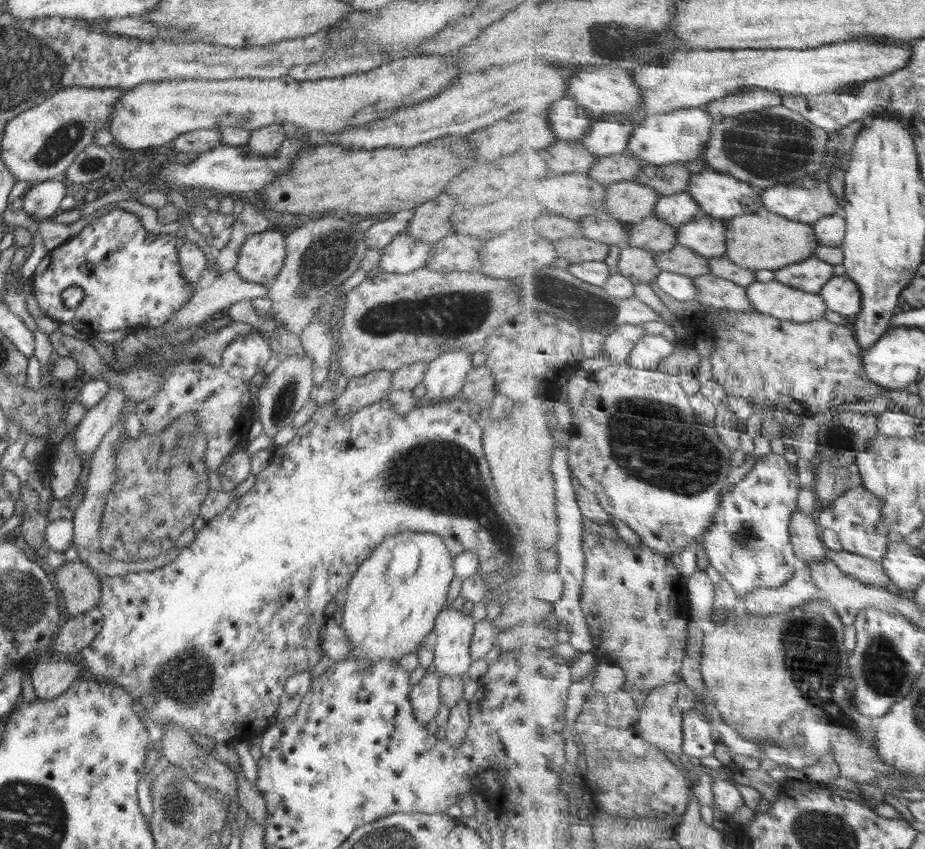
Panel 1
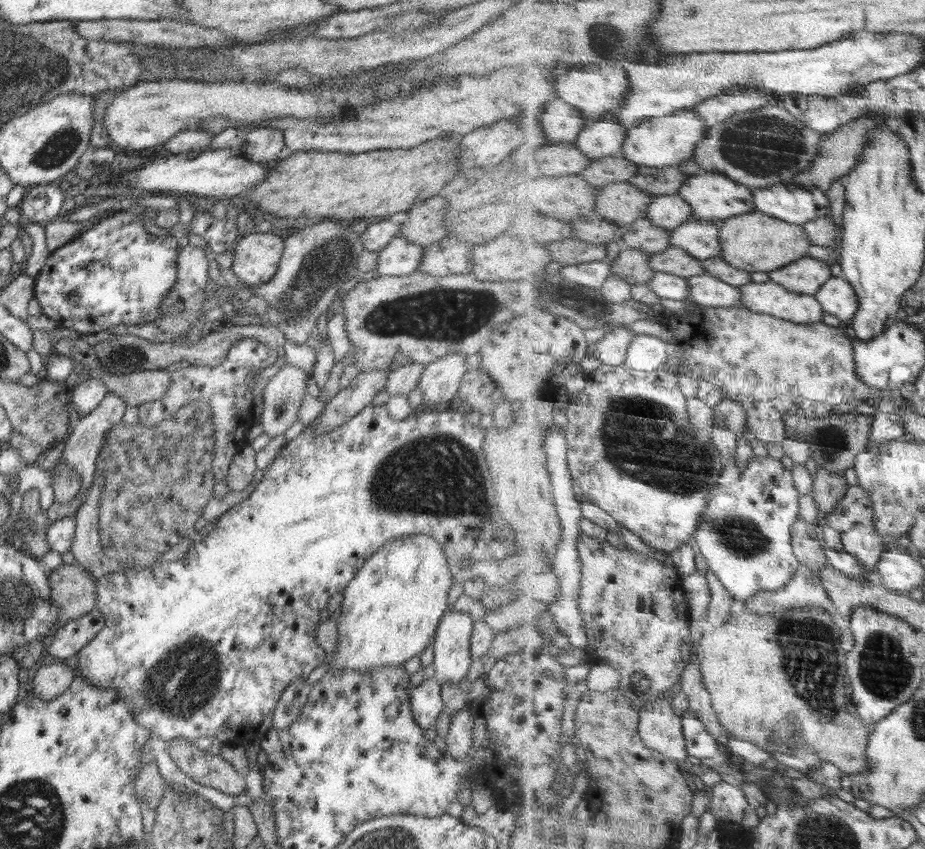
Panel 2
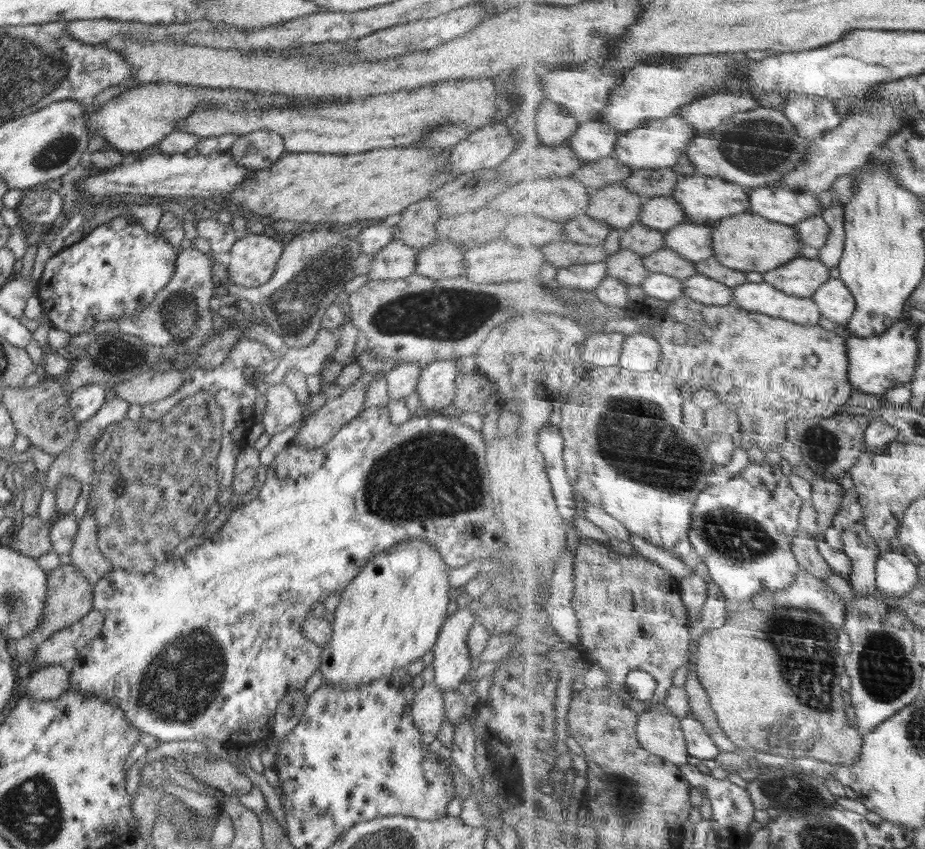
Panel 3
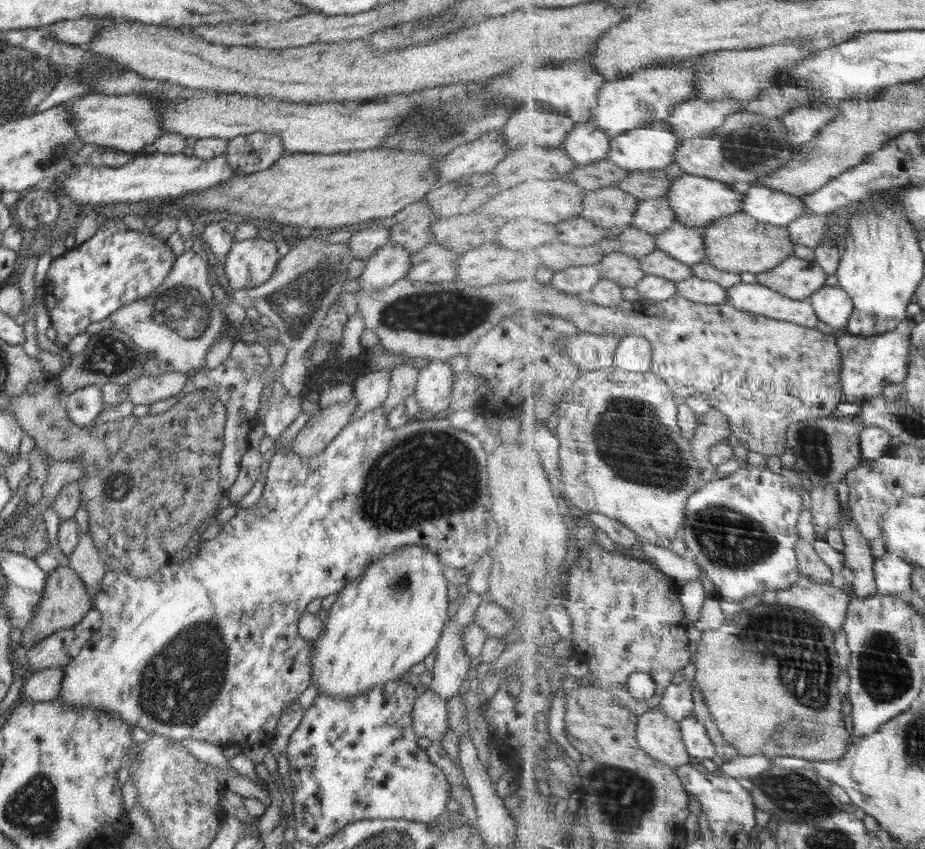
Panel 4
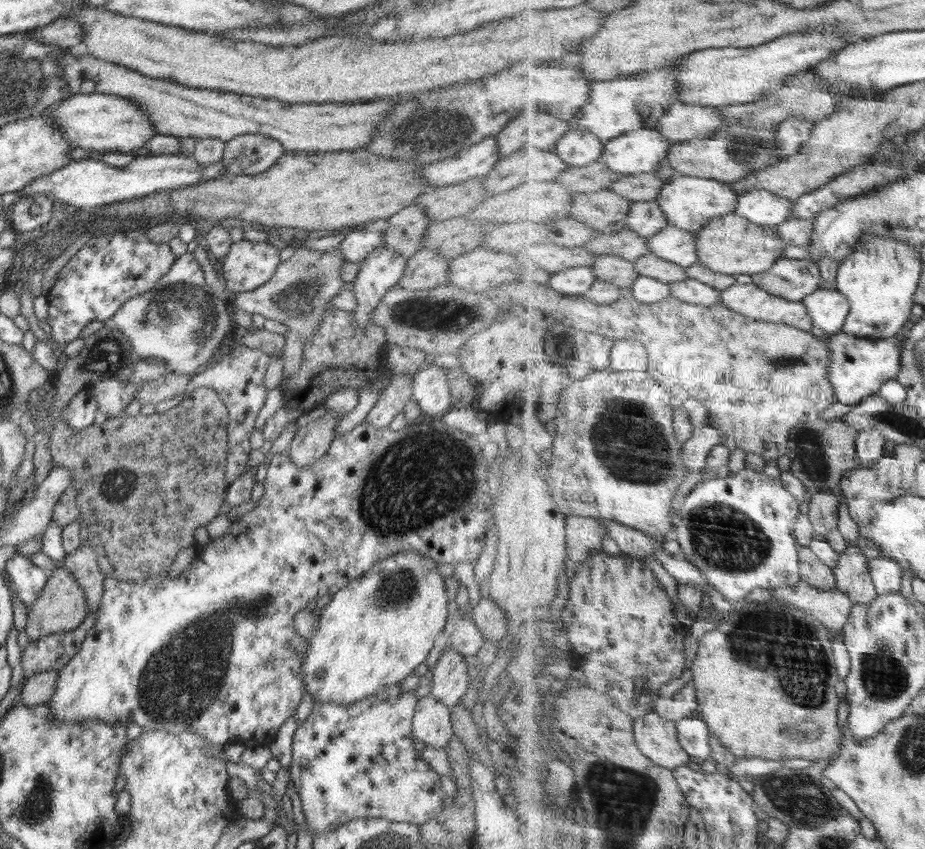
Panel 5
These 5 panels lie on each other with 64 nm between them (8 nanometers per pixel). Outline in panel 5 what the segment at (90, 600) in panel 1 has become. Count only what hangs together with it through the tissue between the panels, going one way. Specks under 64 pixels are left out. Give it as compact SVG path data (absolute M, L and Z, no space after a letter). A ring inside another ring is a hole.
M55 568L42 593L28 609L28 623L24 632L29 640L35 641L40 637L75 630L87 616L86 600L80 586L64 568Z

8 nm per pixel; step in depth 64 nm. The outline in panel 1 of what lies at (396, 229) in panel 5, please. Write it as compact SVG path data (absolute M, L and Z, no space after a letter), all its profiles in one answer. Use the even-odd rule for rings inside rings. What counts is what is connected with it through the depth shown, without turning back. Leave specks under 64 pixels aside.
M443 192L437 198L416 207L406 233L424 244L433 245L454 232L449 217L455 211L455 199Z

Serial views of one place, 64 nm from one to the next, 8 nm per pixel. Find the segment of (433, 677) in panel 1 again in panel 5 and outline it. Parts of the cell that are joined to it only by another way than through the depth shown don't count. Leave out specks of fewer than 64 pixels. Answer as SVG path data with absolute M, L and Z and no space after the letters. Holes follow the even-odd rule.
M431 695L418 699L410 723L413 736L423 742L426 748L446 750L446 746L455 736L449 707Z

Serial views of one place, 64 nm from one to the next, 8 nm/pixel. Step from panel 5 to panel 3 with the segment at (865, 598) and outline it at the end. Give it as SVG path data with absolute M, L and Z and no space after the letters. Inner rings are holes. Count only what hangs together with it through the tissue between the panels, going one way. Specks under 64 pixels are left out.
M855 487L850 489L843 500L842 508L838 516L834 518L834 527L843 534L845 541L845 554L852 560L853 577L850 579L854 588L854 593L858 597L869 597L874 595L878 590L877 567L881 561L880 548L876 544L873 535L866 526L866 506L862 506L860 494Z

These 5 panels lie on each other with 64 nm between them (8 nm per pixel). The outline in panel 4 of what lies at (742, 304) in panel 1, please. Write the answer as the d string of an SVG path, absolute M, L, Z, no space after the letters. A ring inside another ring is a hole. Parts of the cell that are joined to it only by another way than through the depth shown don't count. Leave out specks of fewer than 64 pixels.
M694 276L678 283L678 295L704 304L722 304L729 302L729 289L718 282L704 280Z

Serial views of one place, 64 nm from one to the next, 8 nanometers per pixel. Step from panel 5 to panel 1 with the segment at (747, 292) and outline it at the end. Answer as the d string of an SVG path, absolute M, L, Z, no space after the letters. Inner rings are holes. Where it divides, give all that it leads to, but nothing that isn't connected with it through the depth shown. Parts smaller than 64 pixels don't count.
M776 279L752 284L748 296L762 313L800 323L821 321L830 309L821 293L812 294Z

